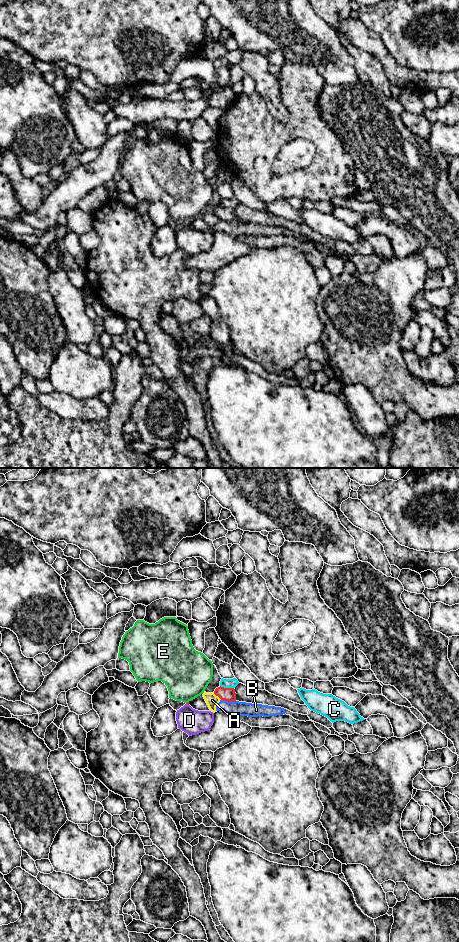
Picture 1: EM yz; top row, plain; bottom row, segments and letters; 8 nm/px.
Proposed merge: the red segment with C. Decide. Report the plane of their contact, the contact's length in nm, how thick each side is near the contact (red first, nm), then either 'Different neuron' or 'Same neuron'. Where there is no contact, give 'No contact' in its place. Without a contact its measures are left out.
Touches red in yz. Shared border 110 nm. Thickness 110 nm (red) against 80 nm. Different neuron

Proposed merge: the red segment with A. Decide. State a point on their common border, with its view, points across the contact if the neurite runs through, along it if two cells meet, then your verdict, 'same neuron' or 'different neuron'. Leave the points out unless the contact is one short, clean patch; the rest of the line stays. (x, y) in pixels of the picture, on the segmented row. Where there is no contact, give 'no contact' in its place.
contact yz (217, 695); border yz (213, 693), (221, 699); different neuron

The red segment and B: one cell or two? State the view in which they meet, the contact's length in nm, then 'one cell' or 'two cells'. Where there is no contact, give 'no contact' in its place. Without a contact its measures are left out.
yz | 120 nm | two cells

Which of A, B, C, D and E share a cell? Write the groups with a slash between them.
A B / C / D / E

